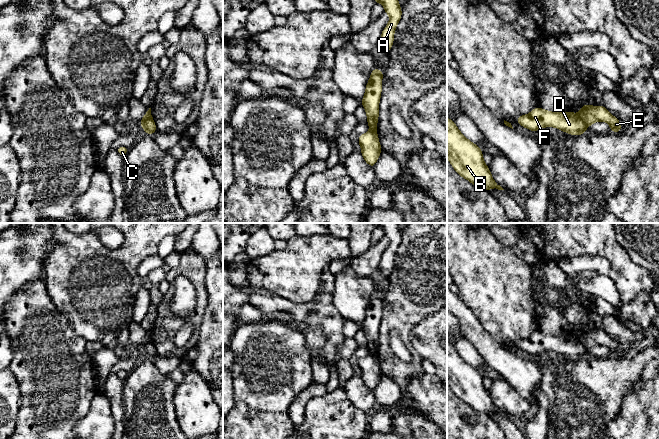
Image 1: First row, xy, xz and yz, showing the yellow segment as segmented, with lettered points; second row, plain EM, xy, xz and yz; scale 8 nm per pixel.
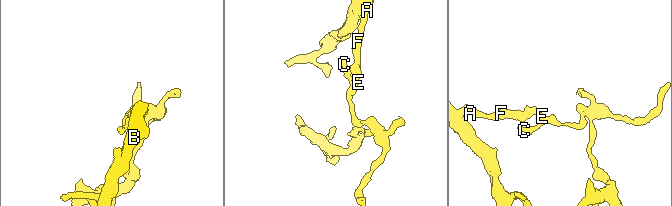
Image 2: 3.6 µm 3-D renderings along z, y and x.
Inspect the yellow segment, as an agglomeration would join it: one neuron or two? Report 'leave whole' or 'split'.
split

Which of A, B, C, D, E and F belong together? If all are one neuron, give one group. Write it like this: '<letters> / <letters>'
A B D F / C E

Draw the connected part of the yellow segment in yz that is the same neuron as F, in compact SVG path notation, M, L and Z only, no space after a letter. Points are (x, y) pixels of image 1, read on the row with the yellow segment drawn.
M535 107L529 114L516 118L517 123L529 129L538 131L544 127L556 127L573 136L582 135L586 132L587 126L578 114L571 111L555 113Z

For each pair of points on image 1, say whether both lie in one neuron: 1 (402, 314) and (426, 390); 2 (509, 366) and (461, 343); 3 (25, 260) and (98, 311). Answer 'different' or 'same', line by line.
1: different
2: different
3: different

